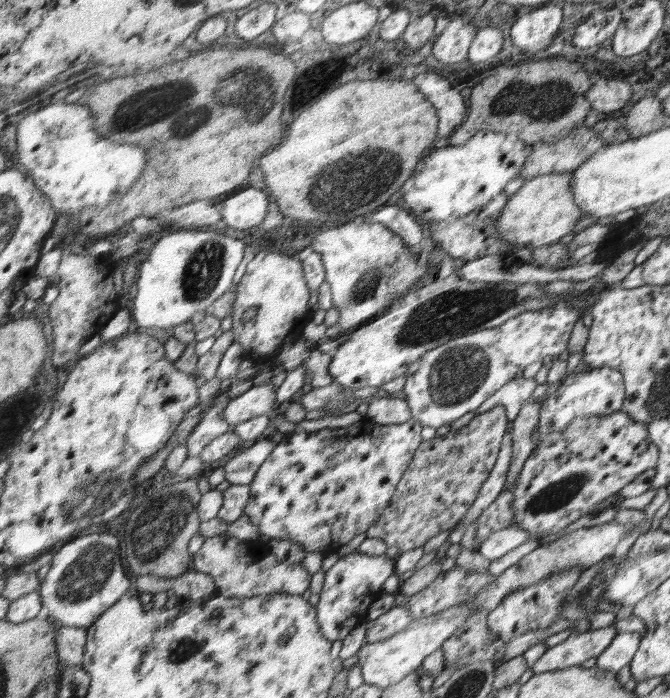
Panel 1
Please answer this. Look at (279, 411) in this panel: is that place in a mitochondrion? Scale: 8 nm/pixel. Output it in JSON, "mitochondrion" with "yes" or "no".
{"mitochondrion":"no"}

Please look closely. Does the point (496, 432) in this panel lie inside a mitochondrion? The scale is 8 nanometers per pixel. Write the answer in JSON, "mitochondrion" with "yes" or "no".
{"mitochondrion":"no"}

